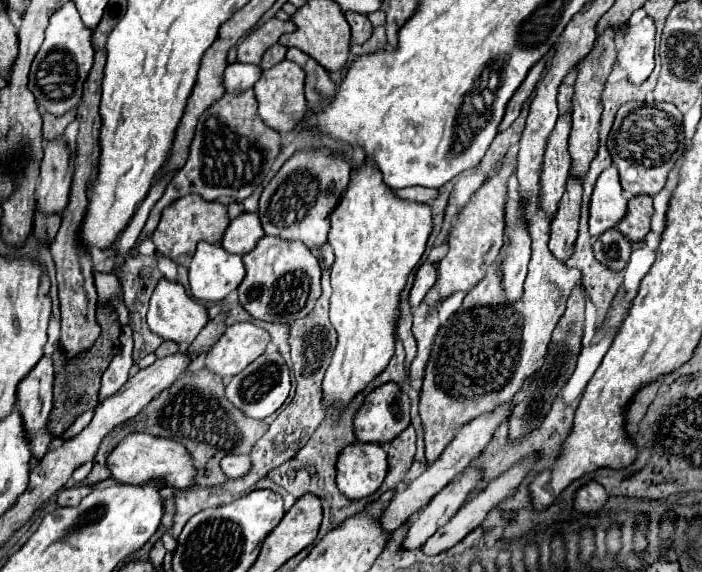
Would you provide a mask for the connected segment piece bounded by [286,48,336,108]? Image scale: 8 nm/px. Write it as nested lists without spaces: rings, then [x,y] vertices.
[[[288,48],[286,60],[296,62],[306,72],[306,100],[312,108],[318,108],[322,102],[328,102],[328,98],[334,96],[336,84],[330,74],[320,64],[316,64],[316,60],[308,58],[308,54],[296,48]]]

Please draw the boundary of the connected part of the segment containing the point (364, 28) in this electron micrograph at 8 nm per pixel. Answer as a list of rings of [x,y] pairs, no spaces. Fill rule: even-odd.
[[[344,12],[350,28],[352,28],[352,44],[364,44],[370,36],[372,36],[372,24],[368,20],[368,16],[358,14],[358,12]]]

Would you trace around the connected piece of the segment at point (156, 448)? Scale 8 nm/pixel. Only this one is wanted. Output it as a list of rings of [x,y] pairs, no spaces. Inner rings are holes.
[[[130,434],[126,436],[114,452],[108,456],[108,468],[112,476],[122,484],[148,484],[150,480],[164,480],[164,486],[188,490],[194,484],[196,468],[188,450],[176,440],[158,438],[150,434]]]

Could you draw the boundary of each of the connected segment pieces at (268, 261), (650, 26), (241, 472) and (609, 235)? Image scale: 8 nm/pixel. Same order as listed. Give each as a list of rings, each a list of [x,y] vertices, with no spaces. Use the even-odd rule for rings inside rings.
[[[264,236],[258,246],[244,254],[246,276],[238,288],[242,308],[256,320],[292,324],[310,314],[320,298],[320,264],[316,256],[300,240],[282,240],[278,236]]]
[[[644,16],[626,30],[626,44],[618,52],[618,62],[632,84],[644,82],[654,70],[654,36],[656,26],[652,16]]]
[[[226,456],[222,460],[222,470],[228,478],[242,478],[250,472],[252,462],[250,456]]]
[[[614,228],[600,234],[592,250],[594,250],[594,258],[614,272],[626,268],[630,260],[630,252],[632,252],[628,240],[624,240],[624,236]]]

